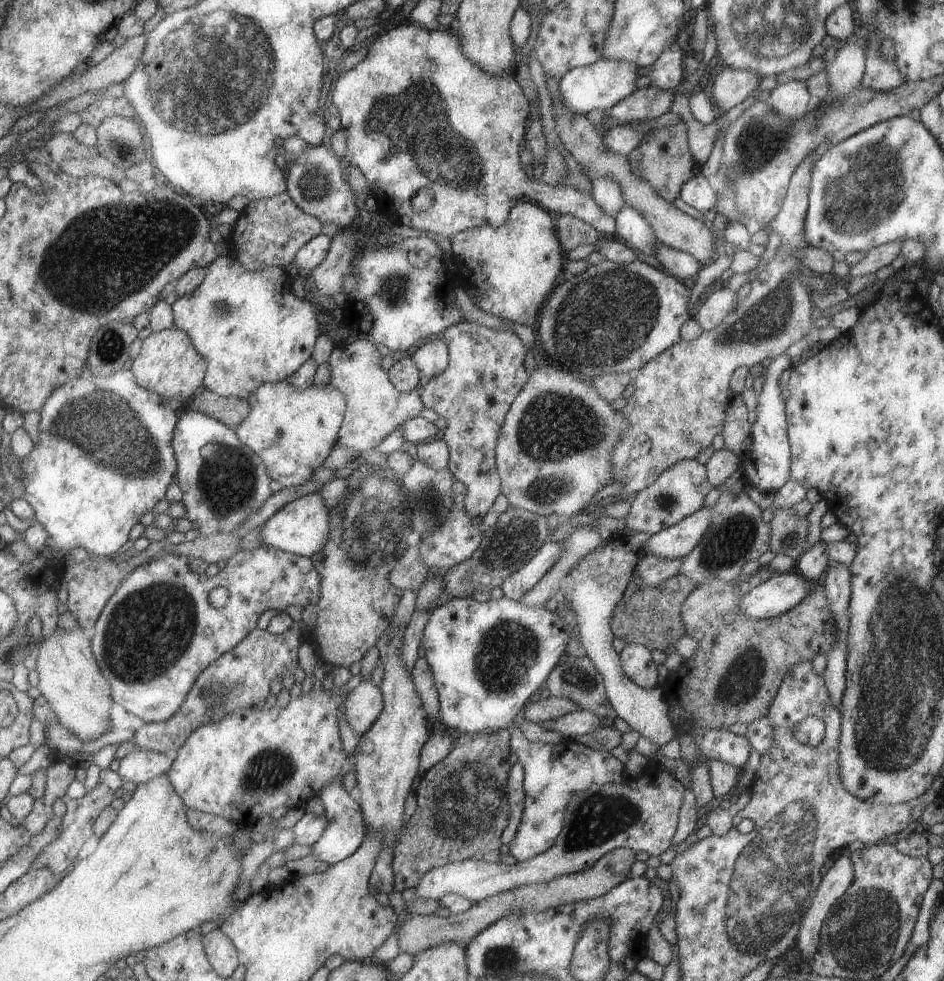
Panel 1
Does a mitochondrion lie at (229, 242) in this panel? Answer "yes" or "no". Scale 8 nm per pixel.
no

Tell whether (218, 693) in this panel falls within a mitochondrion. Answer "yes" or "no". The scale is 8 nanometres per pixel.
yes

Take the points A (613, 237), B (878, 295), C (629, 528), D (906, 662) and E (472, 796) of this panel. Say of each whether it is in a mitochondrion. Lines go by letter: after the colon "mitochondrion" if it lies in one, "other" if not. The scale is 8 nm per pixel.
A: other
B: other
C: other
D: mitochondrion
E: mitochondrion

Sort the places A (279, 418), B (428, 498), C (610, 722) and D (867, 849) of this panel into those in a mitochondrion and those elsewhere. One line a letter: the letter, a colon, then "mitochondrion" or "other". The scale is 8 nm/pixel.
A: other
B: mitochondrion
C: other
D: other

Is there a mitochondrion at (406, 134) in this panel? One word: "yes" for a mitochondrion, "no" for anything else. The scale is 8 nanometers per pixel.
yes

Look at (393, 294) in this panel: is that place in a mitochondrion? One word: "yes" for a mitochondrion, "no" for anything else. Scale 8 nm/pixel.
yes

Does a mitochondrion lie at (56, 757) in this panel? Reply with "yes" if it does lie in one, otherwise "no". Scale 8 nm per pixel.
no

